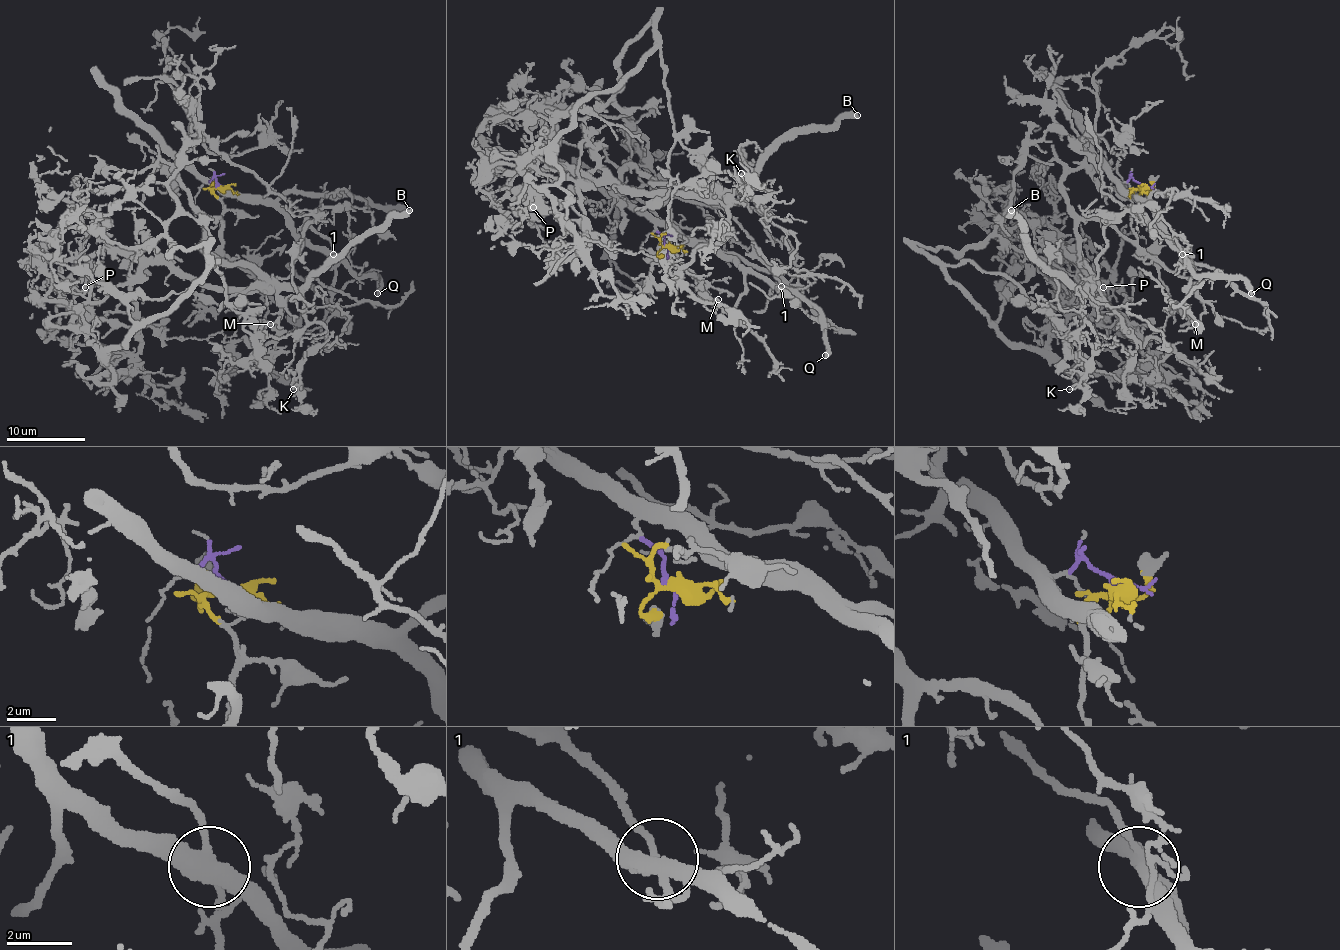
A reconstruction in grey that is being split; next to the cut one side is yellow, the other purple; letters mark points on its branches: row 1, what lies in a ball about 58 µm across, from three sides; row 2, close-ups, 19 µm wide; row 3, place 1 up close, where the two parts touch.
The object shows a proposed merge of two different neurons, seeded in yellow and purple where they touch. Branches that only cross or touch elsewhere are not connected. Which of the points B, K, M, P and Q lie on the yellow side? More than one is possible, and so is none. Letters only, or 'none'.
B, K, M, P

